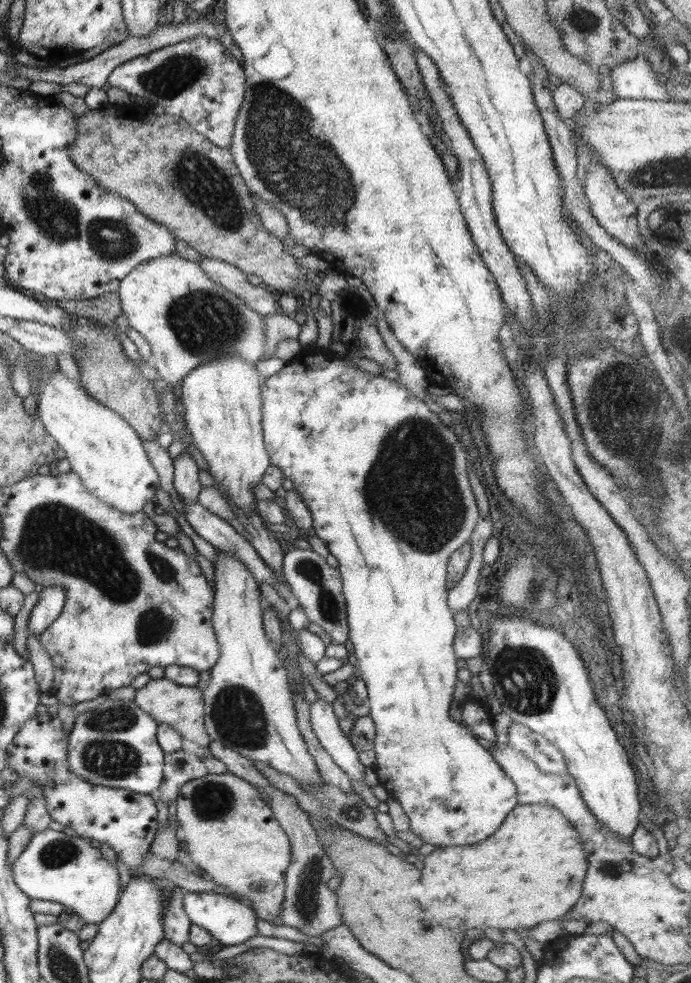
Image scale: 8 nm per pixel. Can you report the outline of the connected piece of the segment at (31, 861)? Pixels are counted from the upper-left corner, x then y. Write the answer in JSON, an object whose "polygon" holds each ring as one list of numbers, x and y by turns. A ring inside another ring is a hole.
{"polygon":[[48,828,37,832,12,868,15,883,28,898,63,904,72,908,72,912,88,924,102,922,114,910,119,899,118,868,111,866,100,849,92,847,88,839,66,835,64,831]]}

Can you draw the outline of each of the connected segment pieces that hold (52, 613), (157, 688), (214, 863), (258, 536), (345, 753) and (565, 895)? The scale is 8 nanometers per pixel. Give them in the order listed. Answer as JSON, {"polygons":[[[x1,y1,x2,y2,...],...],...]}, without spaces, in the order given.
{"polygons":[[[46,586,37,595,36,605,28,618,30,635,38,636,46,633,46,629,62,614,66,603,66,591,62,586]],[[165,677,150,679,144,687,136,690,133,701,144,712,150,714,158,724,168,724,170,728,174,728,183,740,192,741,205,749,208,748,211,739,206,733,204,725,205,702,203,701,203,692,197,686,179,685]],[[208,773,206,776,202,776,202,778,189,780,180,787,179,796,176,800,176,820,178,820,178,832,181,836,181,840,183,841,184,849,188,852,194,867,204,870,204,872,206,872,206,874,208,874,208,876,210,876,214,882,225,886,232,894,234,894,234,896,238,896,238,898,244,898,244,901,248,902,250,906,254,908,258,918,273,922,279,913,280,905,282,904,283,900,285,900,284,873,290,866,290,860,292,860,291,844,288,835,286,832,284,832,284,830,282,830,282,827,275,819,270,804,266,803,266,801,262,799,262,795,260,793,260,790,258,790,258,788,256,788,253,784,246,782,246,780,236,776,234,773]],[[224,355,214,357,210,362,198,365,192,372,189,372,181,386,177,389,177,395,181,397,181,403,184,404,183,420,186,422,187,429,191,432,195,450,200,450,204,459,208,463,209,473,213,476,216,485,218,483,226,487,230,493,232,502,244,510,247,517,238,517,239,522,250,534,248,540,257,550,260,558,270,567,270,570,278,579,283,576,282,565,284,551,280,542,277,541,278,535,264,527,258,513,255,512,253,504,258,499,253,493,253,486,261,480,266,469,271,465,270,455,266,450,263,441,263,414,261,398,262,378,253,362,244,360,240,355]],[[319,697,317,701,310,704,310,724,312,724,312,732,314,732,316,738,321,742,323,749,351,779,362,782,364,780,365,766,360,763,358,759,359,752,354,748,351,740,340,729,339,719,336,717,332,704,323,701]],[[519,804,492,836,466,846,438,845,425,856,424,868,418,873,422,886,426,888,426,898,418,900,418,904,422,910,432,912,436,923,446,928,452,928,454,924,456,930,531,929,541,922,562,918,578,902,586,869,586,853,582,854,581,836,562,812,553,806]]]}

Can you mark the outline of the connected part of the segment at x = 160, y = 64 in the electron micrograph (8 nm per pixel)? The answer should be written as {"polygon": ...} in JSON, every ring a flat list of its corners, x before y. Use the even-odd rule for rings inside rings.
{"polygon":[[198,35,118,65,106,85,164,106,165,114,180,116,212,144,229,150,236,117,244,103,246,81,244,67,220,40]]}

